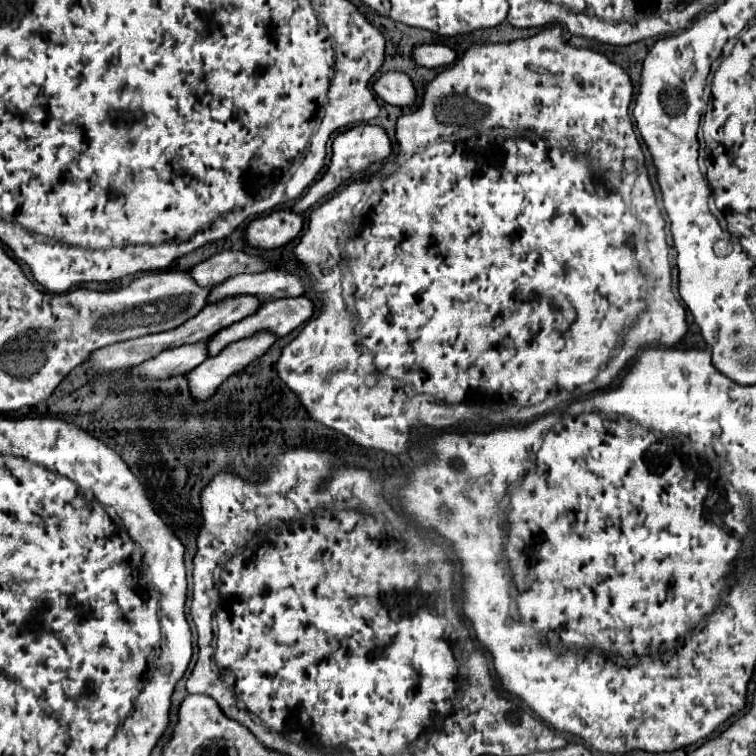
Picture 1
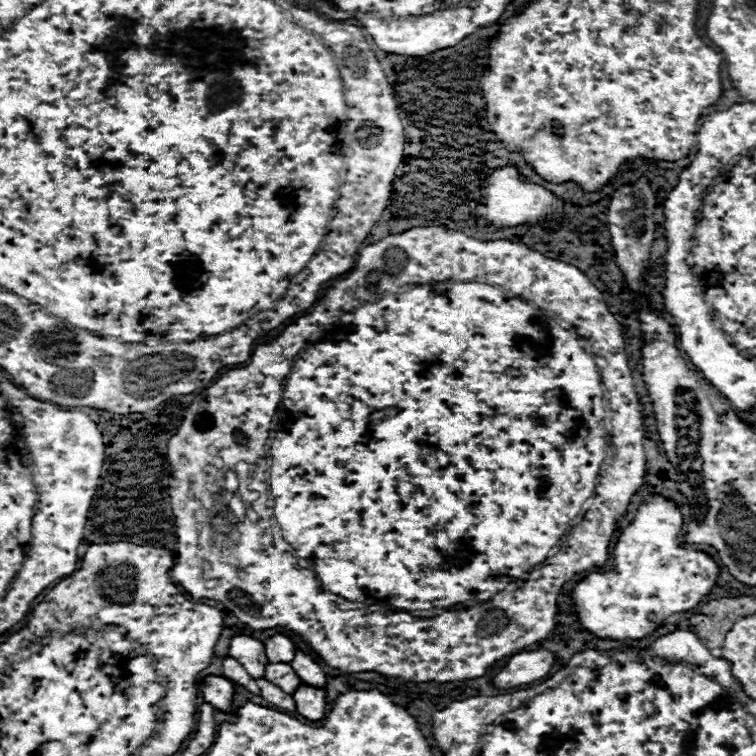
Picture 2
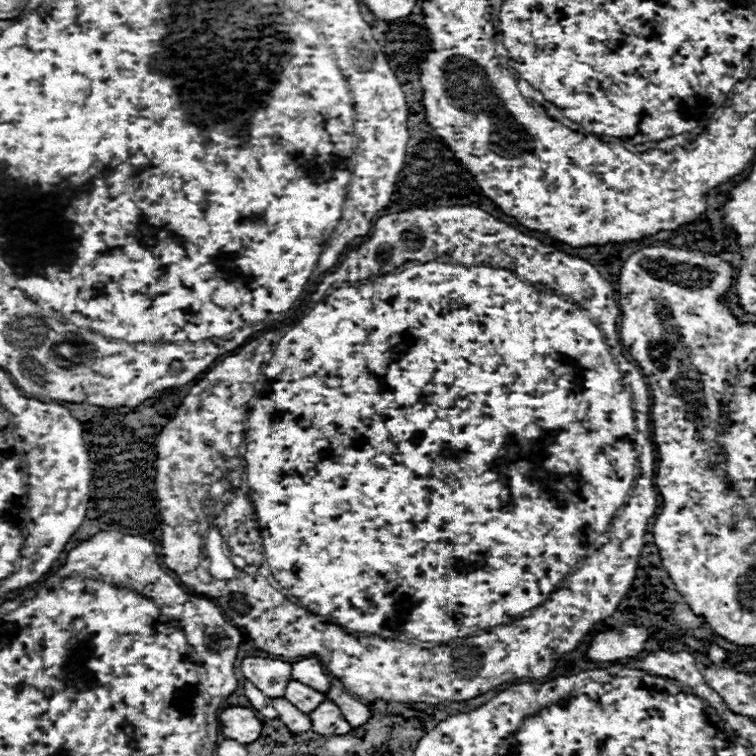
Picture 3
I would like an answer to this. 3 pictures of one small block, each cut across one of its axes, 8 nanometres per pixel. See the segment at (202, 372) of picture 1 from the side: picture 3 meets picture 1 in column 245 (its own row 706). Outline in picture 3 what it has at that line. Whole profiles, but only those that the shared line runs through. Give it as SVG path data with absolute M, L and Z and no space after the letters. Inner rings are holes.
M332 686L332 688L330 688L330 694L328 694L326 698L332 700L332 702L336 702L336 706L340 706L344 718L346 718L354 728L366 724L366 722L372 718L372 712L370 712L370 708L368 708L366 704L362 704L360 700L356 700L352 694L344 692L344 690L338 688L338 686Z

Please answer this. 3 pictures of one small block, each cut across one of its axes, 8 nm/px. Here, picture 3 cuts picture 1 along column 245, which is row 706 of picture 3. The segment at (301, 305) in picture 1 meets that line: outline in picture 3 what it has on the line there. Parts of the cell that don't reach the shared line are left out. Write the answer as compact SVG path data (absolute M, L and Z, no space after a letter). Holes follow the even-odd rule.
M330 700L322 702L308 716L312 718L312 730L318 734L324 734L324 736L332 736L332 734L342 736L342 734L348 734L352 730L352 726L344 720L340 708Z

